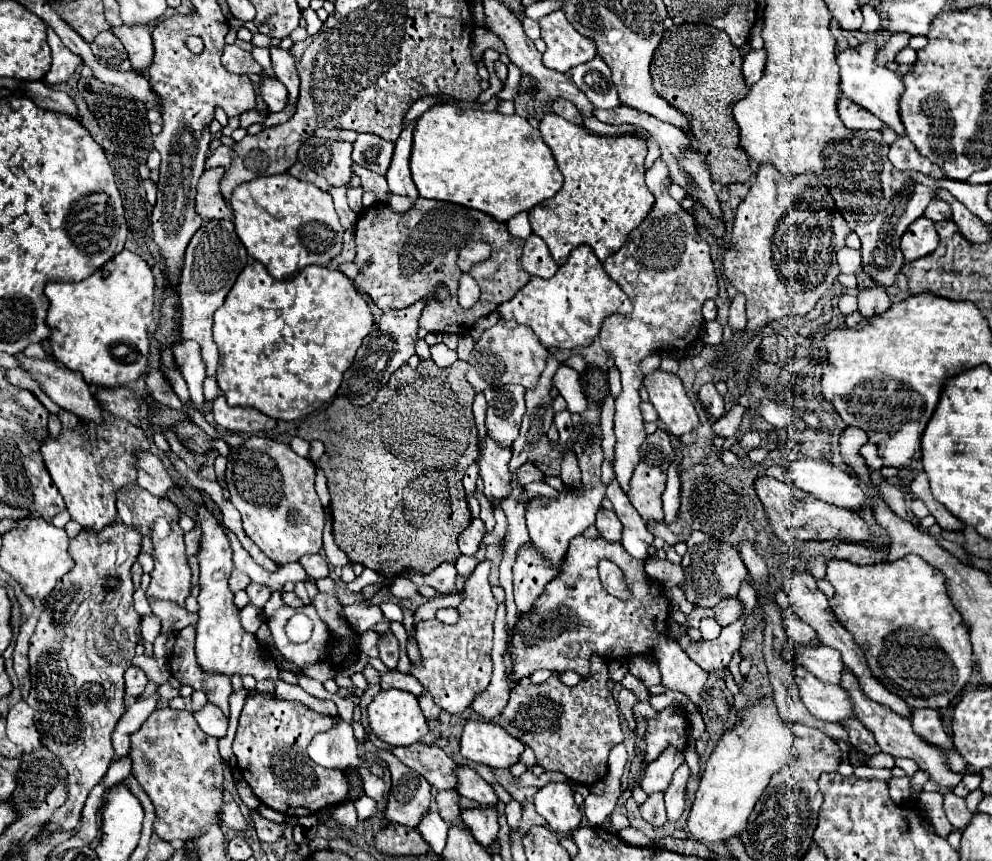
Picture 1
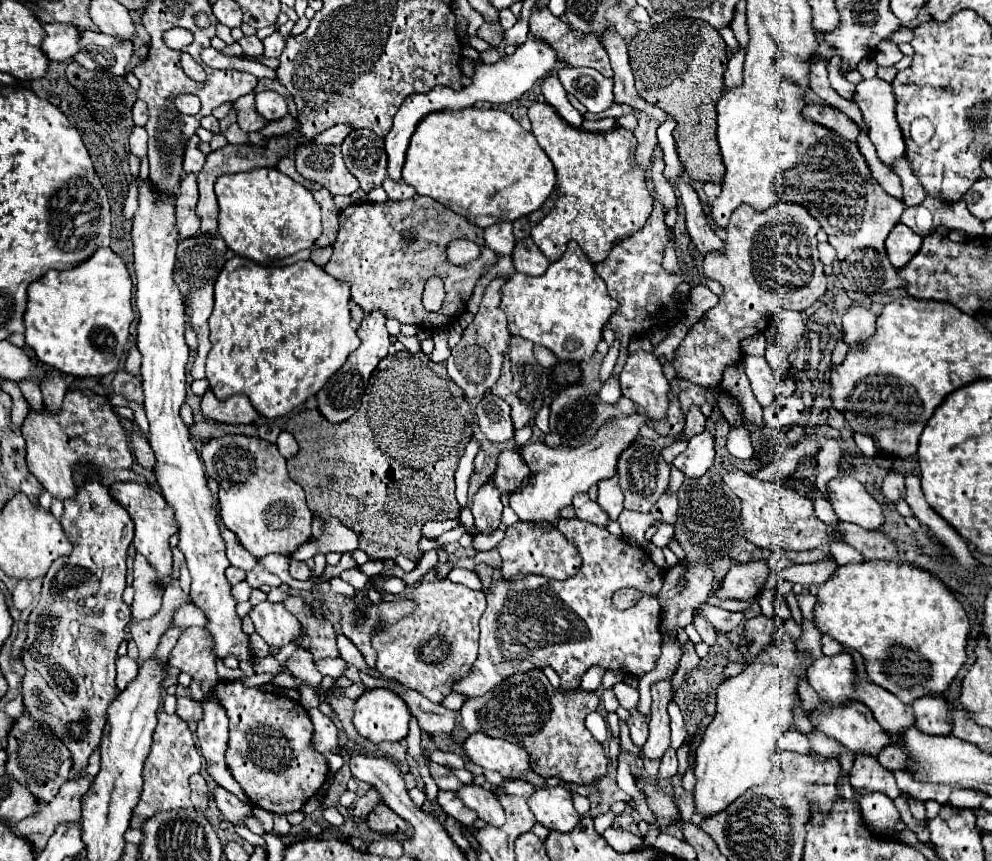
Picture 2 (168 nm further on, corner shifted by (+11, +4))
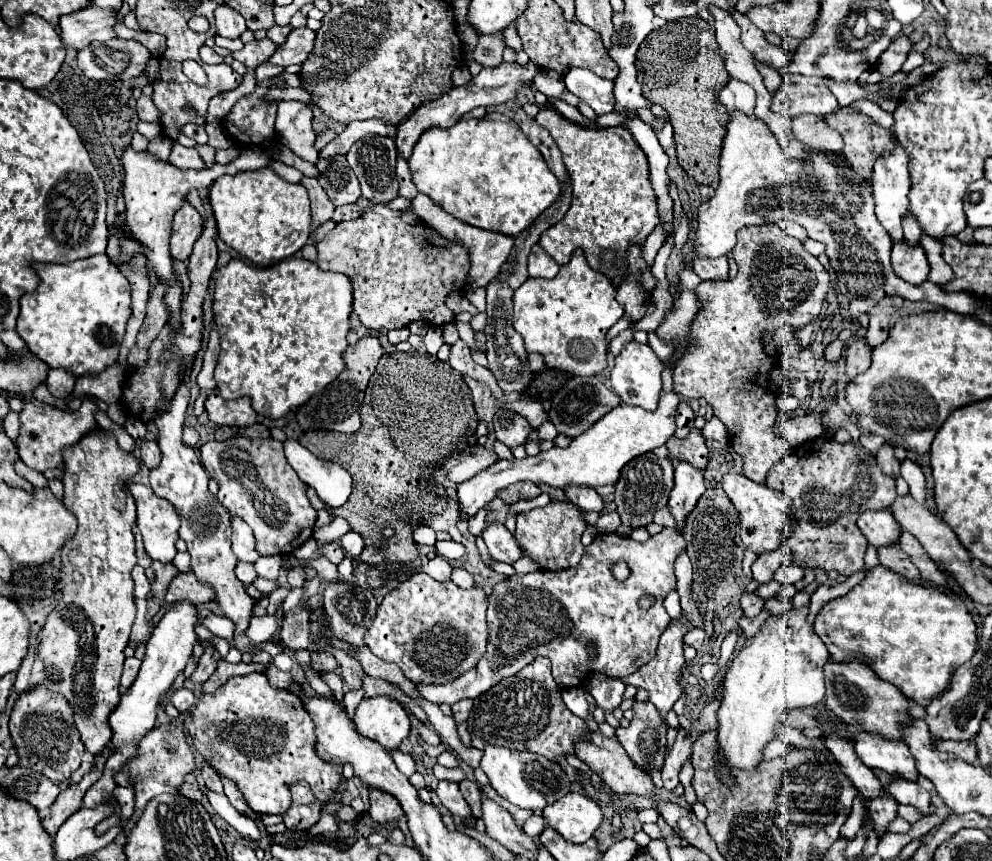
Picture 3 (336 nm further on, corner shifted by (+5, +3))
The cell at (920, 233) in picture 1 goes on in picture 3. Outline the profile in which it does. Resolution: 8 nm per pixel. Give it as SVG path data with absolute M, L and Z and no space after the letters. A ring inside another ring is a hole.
M894 243L892 247L894 273L906 283L920 285L928 279L930 267L922 247L908 247L906 243Z

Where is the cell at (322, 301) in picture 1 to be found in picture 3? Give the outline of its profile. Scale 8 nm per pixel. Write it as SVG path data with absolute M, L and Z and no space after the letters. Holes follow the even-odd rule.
M288 257L272 267L260 269L260 267L252 267L242 259L230 259L228 265L220 267L218 277L216 277L216 285L214 285L214 299L212 299L212 311L214 311L214 323L218 327L218 317L220 317L220 343L222 343L222 351L220 351L220 359L216 365L216 383L218 389L222 393L224 399L238 399L248 395L252 399L254 411L264 415L264 417L272 417L278 419L282 415L286 415L292 407L300 407L302 403L306 403L306 399L310 399L314 393L322 391L328 383L332 383L340 373L342 373L342 351L348 347L346 335L350 331L348 327L348 317L352 313L352 287L350 281L344 279L342 273L332 273L332 271L322 271L316 263L306 261L302 257Z

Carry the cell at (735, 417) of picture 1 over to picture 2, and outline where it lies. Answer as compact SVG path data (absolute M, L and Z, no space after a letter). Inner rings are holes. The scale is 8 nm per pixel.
M704 430L690 438L688 448L674 460L674 466L682 470L684 476L698 478L704 474L714 462L714 434Z

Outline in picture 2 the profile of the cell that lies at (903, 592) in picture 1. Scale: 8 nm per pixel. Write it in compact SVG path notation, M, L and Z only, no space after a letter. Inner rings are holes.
M866 560L860 564L838 566L826 582L818 584L814 624L820 632L856 650L864 660L868 678L896 694L904 704L912 704L924 696L942 694L966 660L966 640L970 630L966 610L942 580L908 562Z

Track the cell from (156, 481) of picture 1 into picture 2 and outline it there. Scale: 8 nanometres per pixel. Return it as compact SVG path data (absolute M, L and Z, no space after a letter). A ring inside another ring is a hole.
M132 434L132 452L138 460L138 464L146 470L154 470L154 464L156 464L156 458L154 458L154 452L148 444L148 440L140 434Z

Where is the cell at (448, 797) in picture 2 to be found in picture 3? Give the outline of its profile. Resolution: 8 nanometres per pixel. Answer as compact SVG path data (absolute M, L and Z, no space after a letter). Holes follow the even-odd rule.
M440 781L438 787L436 787L436 795L440 797L442 805L456 817L460 819L466 819L470 817L470 807L466 805L460 789L458 789L458 783L454 781Z

